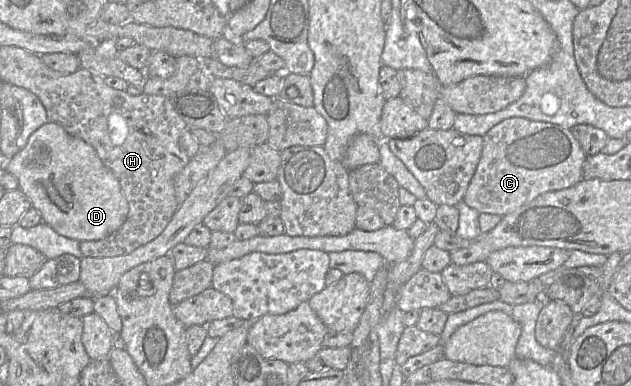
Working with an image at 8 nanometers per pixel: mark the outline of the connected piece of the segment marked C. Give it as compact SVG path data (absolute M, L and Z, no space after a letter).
M523 117L508 118L483 136L481 157L462 201L479 213L505 216L543 193L580 182L587 157L571 129Z

